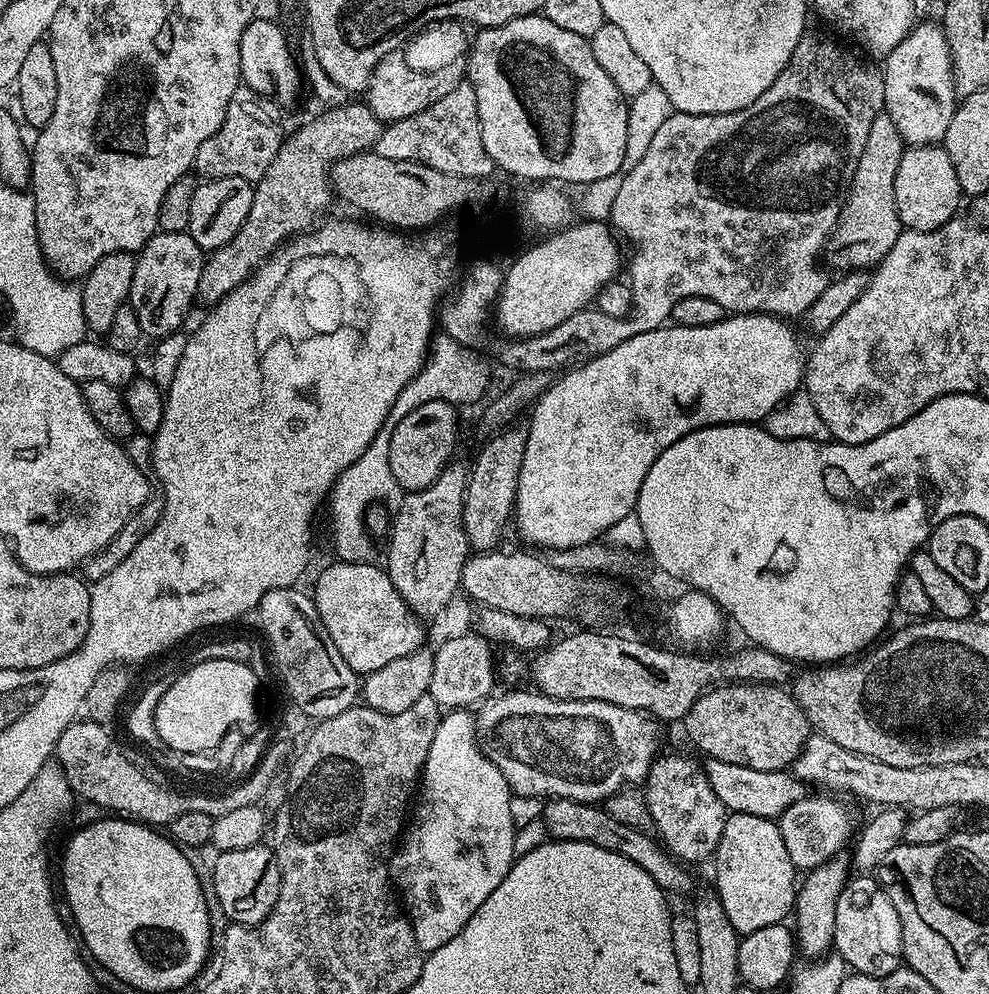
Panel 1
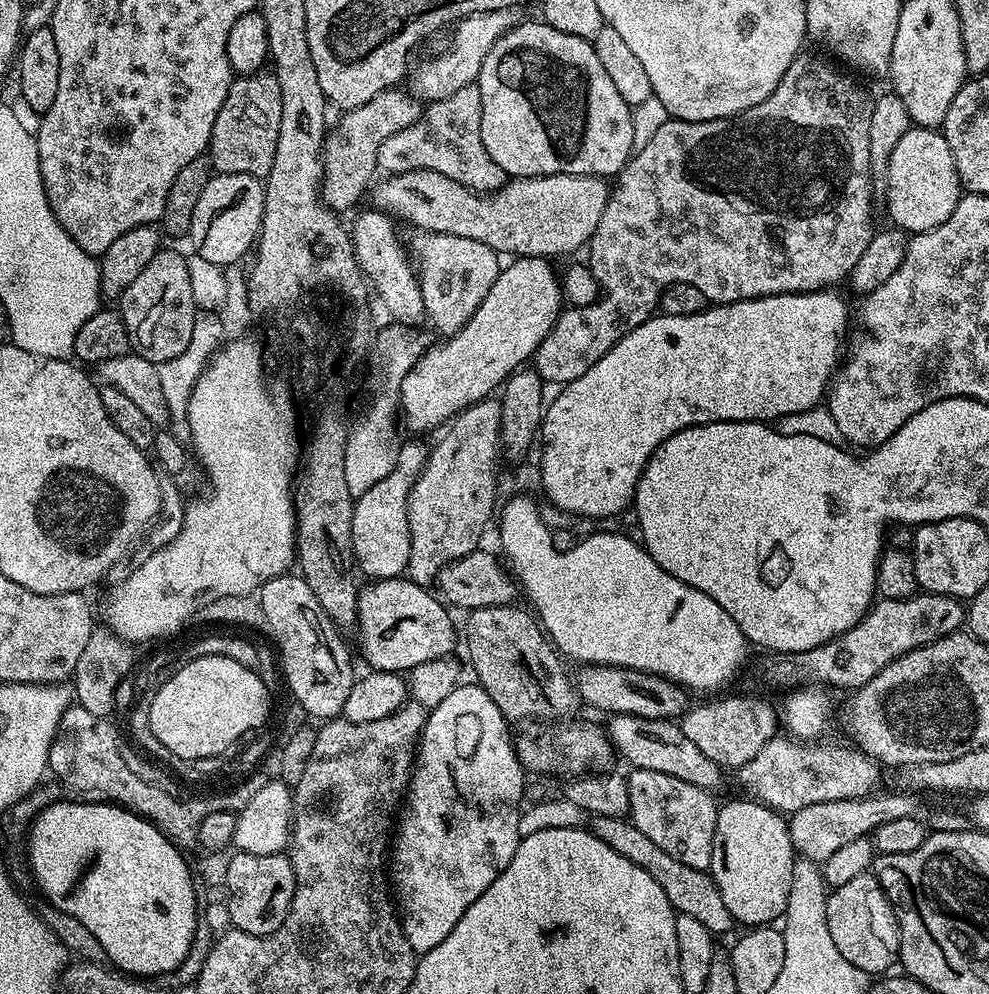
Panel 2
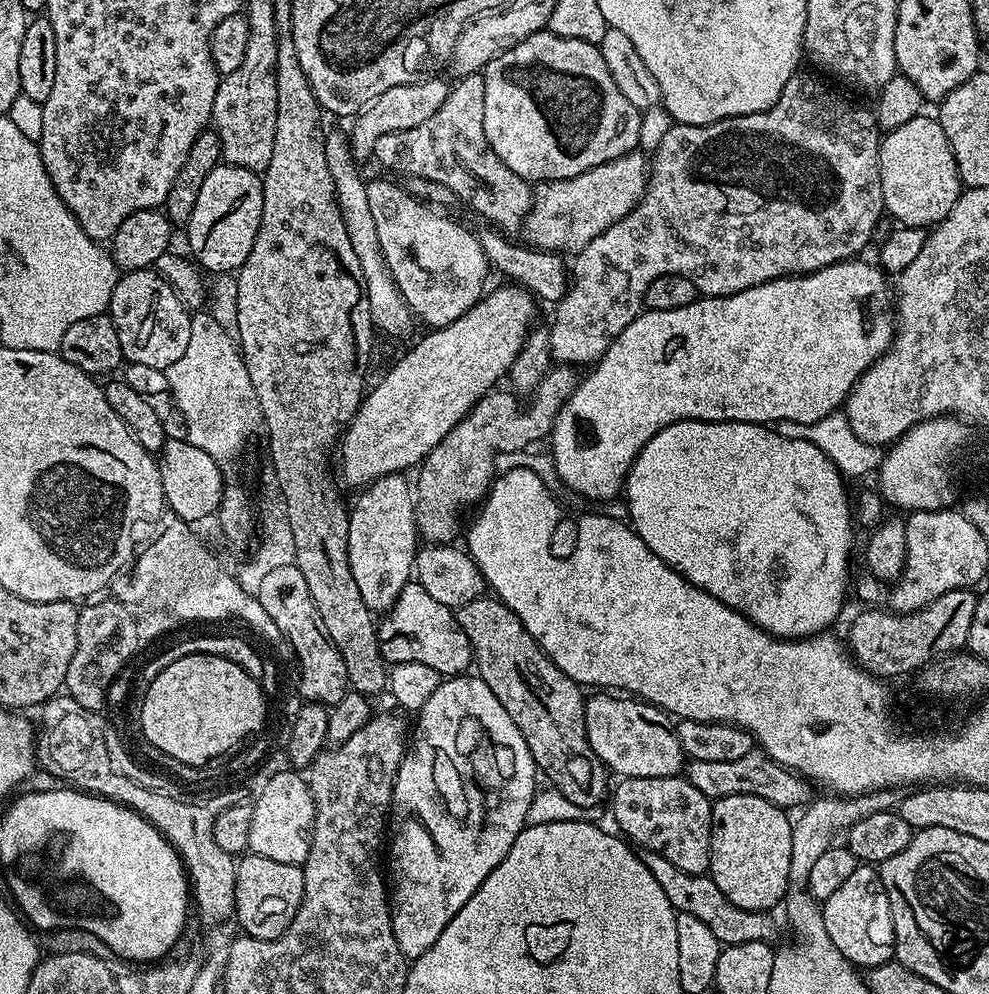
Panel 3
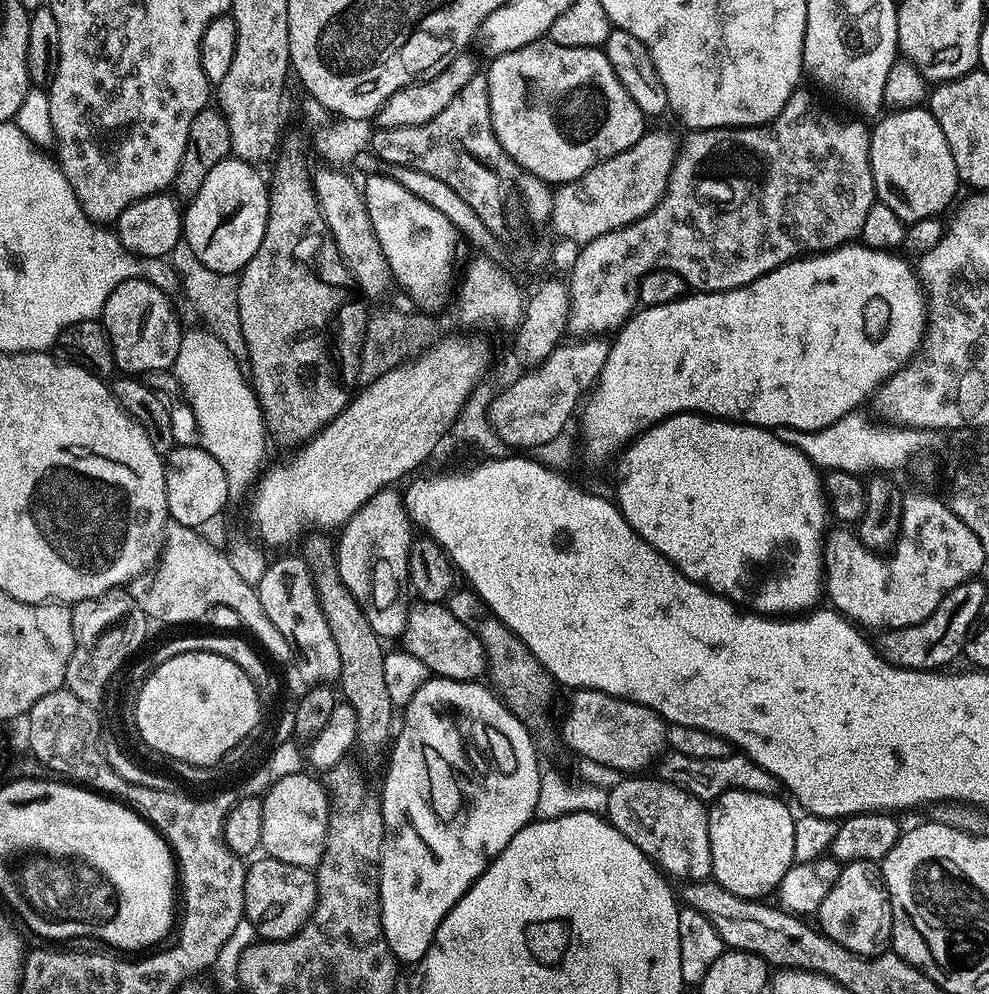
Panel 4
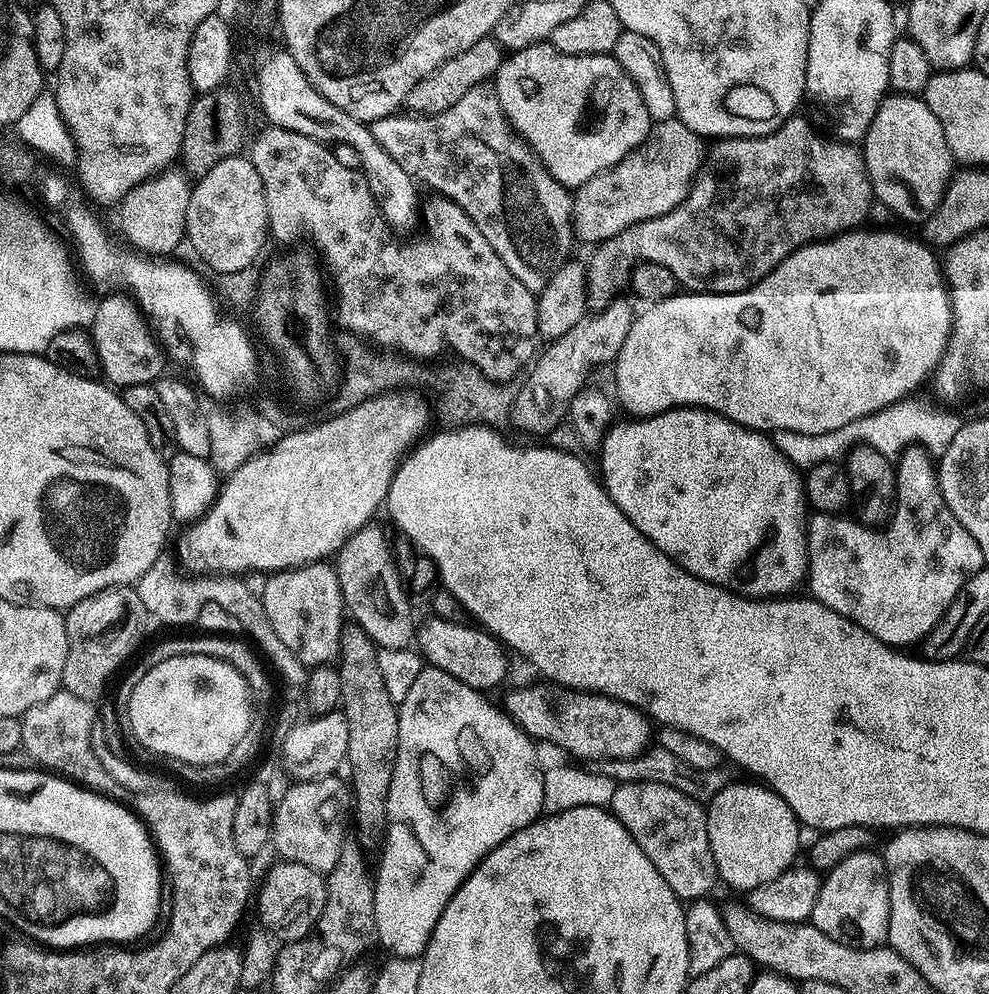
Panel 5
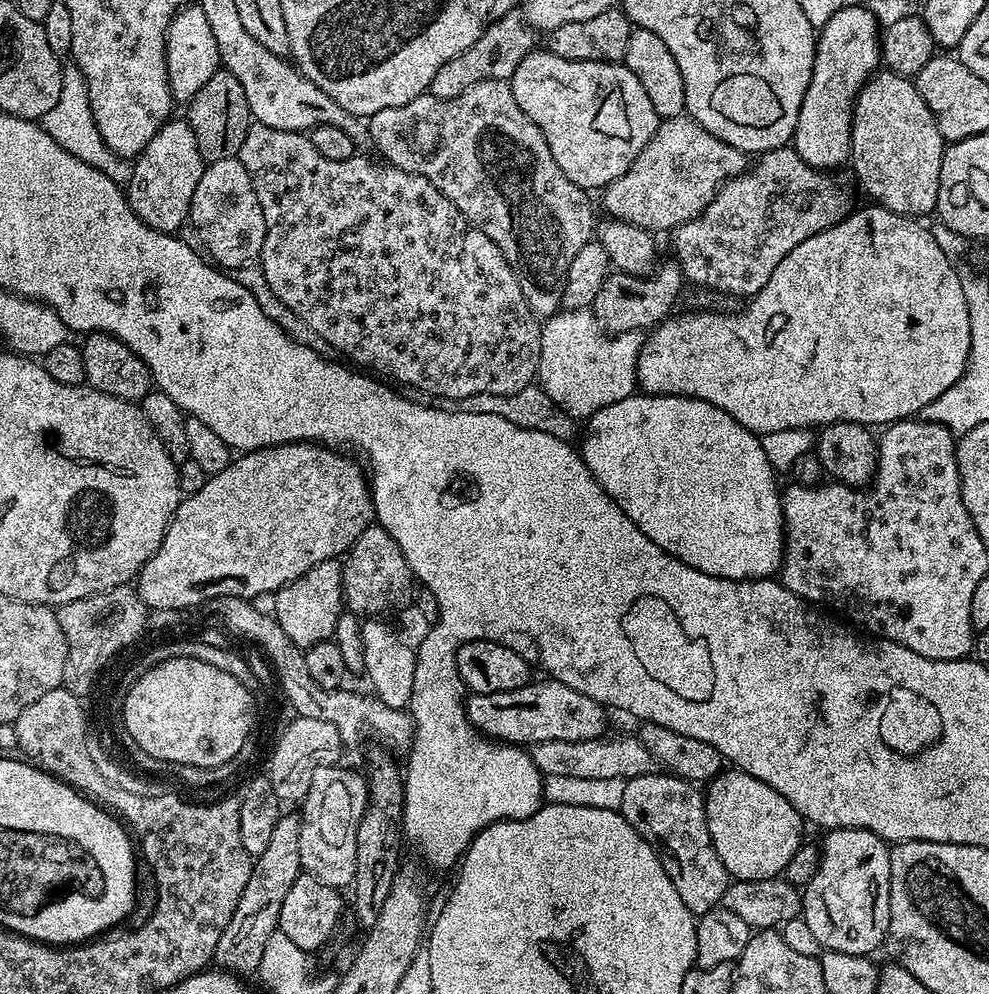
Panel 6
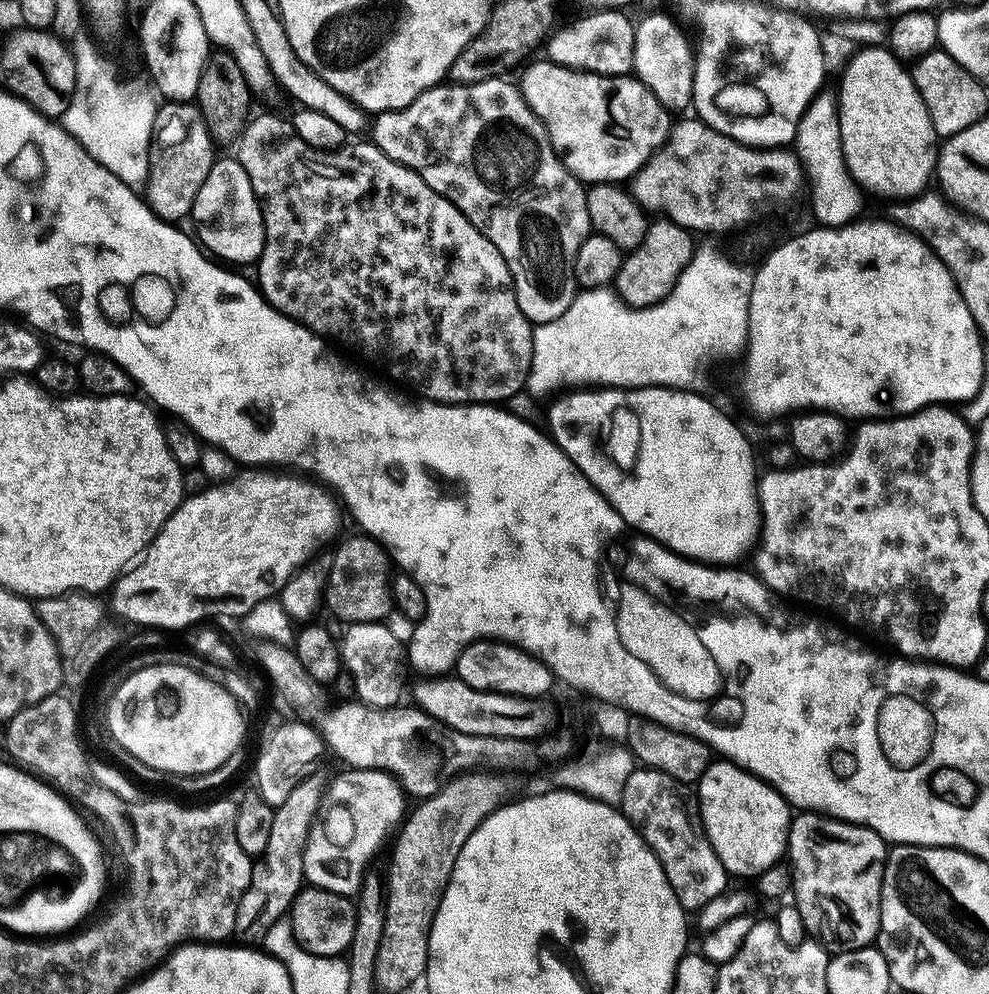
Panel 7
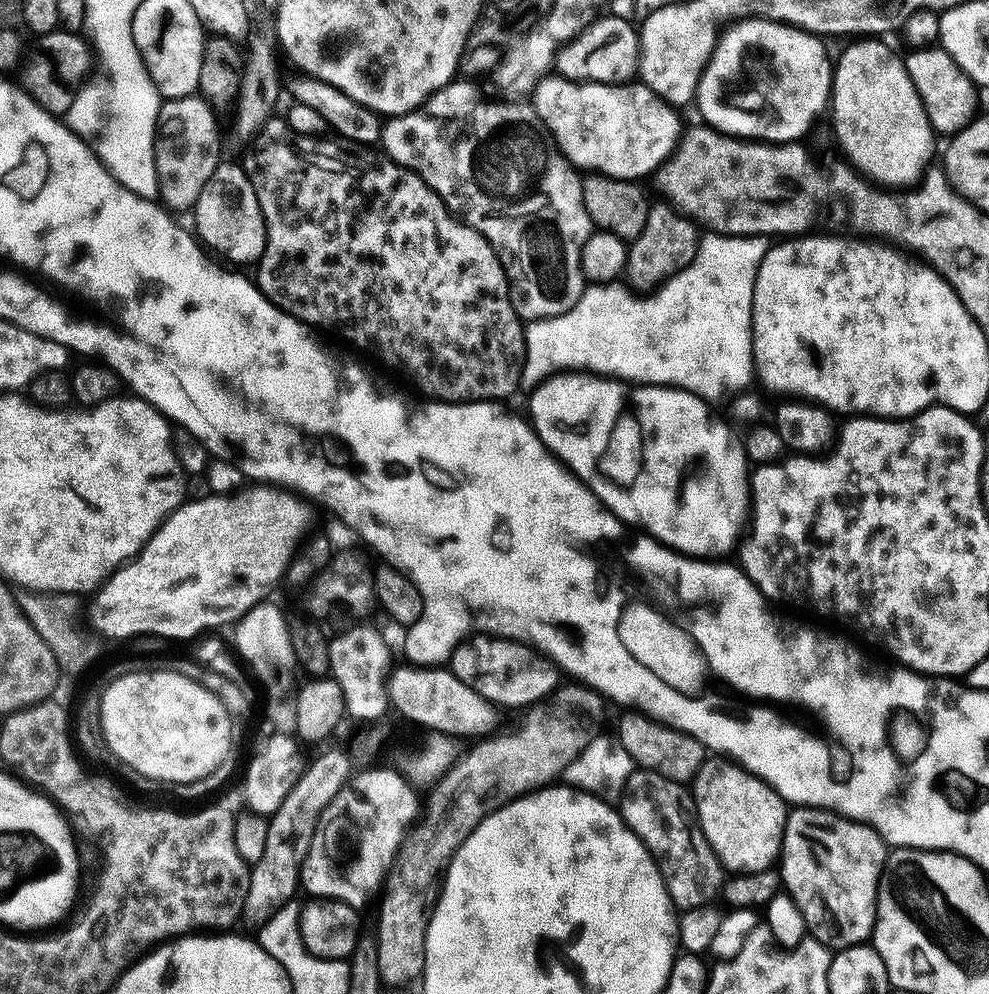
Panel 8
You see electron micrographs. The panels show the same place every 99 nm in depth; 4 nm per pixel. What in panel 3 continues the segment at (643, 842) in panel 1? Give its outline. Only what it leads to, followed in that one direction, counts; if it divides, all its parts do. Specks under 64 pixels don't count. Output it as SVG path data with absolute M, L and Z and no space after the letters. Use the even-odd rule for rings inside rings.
M641 851L639 853L641 862L654 874L658 886L662 886L662 891L666 898L670 898L670 906L682 914L690 914L693 918L698 918L714 930L714 938L720 940L721 945L741 944L742 942L758 942L759 940L771 941L772 937L772 920L768 912L747 912L722 894L718 886L712 880L711 875L705 874L686 874L686 870L678 870L674 862L666 862L662 854Z

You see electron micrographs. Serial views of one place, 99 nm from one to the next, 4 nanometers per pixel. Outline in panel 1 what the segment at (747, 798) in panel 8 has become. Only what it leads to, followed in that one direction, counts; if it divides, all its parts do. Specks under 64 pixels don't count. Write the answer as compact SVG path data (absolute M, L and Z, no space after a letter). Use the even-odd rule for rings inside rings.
M731 813L716 847L715 864L714 895L722 902L730 926L741 936L762 930L762 926L785 923L793 915L798 869L790 862L776 820L758 818L758 814Z

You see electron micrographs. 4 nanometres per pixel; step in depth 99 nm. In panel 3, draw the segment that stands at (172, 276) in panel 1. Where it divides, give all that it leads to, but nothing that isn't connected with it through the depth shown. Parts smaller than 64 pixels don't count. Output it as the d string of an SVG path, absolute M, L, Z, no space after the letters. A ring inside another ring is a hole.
M151 267L124 272L117 279L106 309L118 330L118 343L128 364L166 369L190 343L192 317L165 276Z

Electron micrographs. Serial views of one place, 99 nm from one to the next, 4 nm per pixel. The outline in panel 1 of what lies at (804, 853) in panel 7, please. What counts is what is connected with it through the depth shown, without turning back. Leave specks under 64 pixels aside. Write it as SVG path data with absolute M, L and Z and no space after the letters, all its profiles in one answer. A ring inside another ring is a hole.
M853 875L842 894L838 894L832 948L853 973L861 976L885 976L902 967L902 922L898 918L898 910L894 910L894 902L890 902L875 875Z

